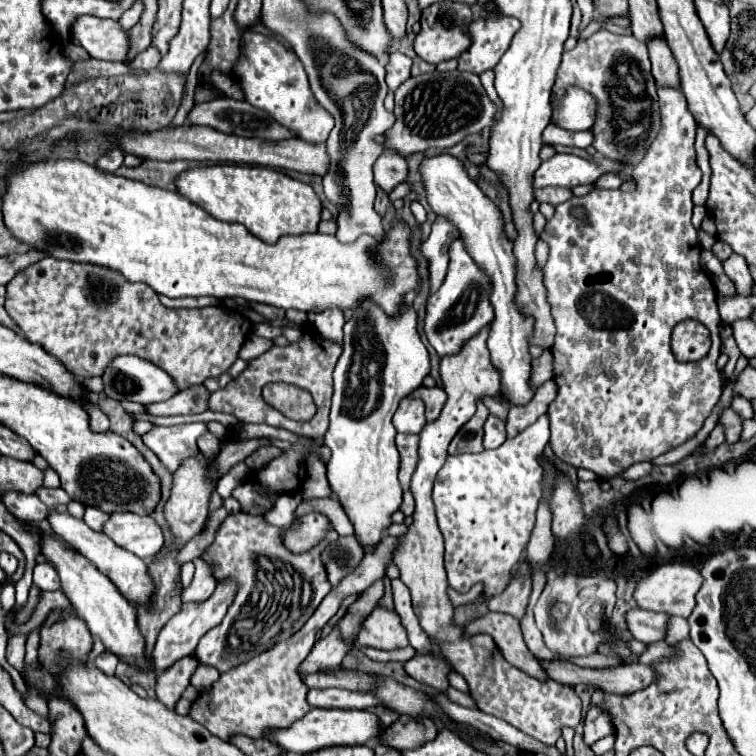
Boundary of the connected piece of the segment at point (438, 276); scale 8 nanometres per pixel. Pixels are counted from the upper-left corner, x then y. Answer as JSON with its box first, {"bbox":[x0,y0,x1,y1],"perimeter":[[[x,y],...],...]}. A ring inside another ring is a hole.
{"bbox":[422,218,460,292],"perimeter":[[[436,218],[432,224],[432,232],[428,236],[428,240],[422,244],[422,254],[428,258],[430,262],[430,290],[436,292],[440,288],[440,284],[446,278],[448,272],[448,248],[452,244],[452,240],[458,240],[460,236],[456,236],[456,228],[452,228],[452,224],[448,224],[448,220],[440,220]]]}

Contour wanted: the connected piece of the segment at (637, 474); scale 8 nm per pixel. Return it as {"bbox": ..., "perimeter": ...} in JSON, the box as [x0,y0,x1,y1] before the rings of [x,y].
{"bbox":[622,462,652,480],"perimeter":[[[638,462],[638,464],[632,464],[628,470],[622,472],[622,478],[628,478],[628,480],[636,480],[636,478],[642,478],[646,474],[650,474],[652,470],[652,464],[650,462]]]}

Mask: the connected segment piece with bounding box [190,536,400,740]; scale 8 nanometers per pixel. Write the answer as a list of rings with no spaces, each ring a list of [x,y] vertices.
[[[384,536],[372,552],[364,554],[364,560],[360,560],[356,570],[352,570],[348,576],[344,576],[344,580],[340,580],[340,584],[332,586],[328,596],[320,602],[320,606],[316,608],[316,612],[312,614],[312,618],[304,624],[304,628],[300,632],[296,632],[288,640],[276,644],[262,656],[250,660],[248,664],[240,664],[234,670],[222,674],[218,678],[218,682],[214,684],[214,688],[210,692],[204,692],[192,704],[190,716],[196,722],[200,722],[202,726],[206,726],[212,734],[220,736],[222,740],[230,740],[232,736],[238,736],[238,734],[244,734],[250,738],[264,738],[266,730],[290,728],[296,720],[300,720],[310,710],[310,706],[306,702],[308,686],[300,680],[300,676],[296,672],[298,664],[312,650],[312,644],[316,642],[316,634],[338,612],[340,600],[344,600],[344,596],[362,592],[374,580],[378,580],[386,574],[386,566],[392,562],[392,552],[396,550],[396,544],[400,544],[398,538]]]

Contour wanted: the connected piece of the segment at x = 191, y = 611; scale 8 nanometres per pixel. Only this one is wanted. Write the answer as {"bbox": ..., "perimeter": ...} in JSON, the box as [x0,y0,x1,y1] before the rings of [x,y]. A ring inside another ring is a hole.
{"bbox":[152,580,238,670],"perimeter":[[[220,580],[216,584],[216,590],[212,592],[212,596],[200,604],[182,604],[180,612],[174,614],[166,626],[160,630],[154,650],[152,650],[152,660],[154,660],[154,668],[156,670],[166,670],[168,666],[172,666],[176,660],[188,656],[188,652],[192,652],[192,648],[196,648],[198,640],[216,624],[220,624],[220,620],[224,618],[228,606],[232,604],[234,596],[238,592],[238,584],[234,580]]]}

